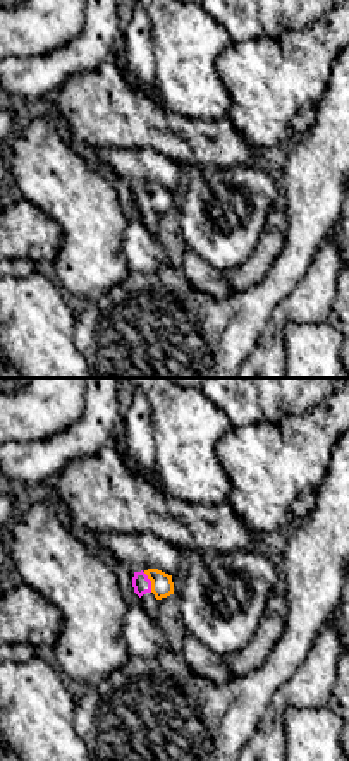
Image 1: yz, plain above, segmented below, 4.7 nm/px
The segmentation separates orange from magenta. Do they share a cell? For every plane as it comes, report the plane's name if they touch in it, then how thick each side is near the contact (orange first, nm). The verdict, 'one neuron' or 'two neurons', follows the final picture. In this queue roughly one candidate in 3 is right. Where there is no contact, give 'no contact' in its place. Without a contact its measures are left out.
yz | 110/90 nm

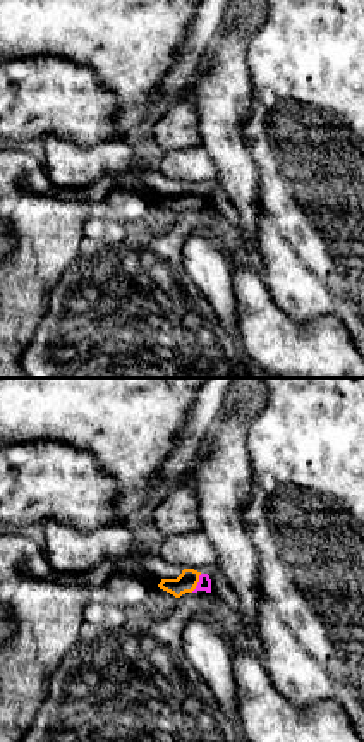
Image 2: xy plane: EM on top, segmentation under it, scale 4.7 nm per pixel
xy | 100/60 nm

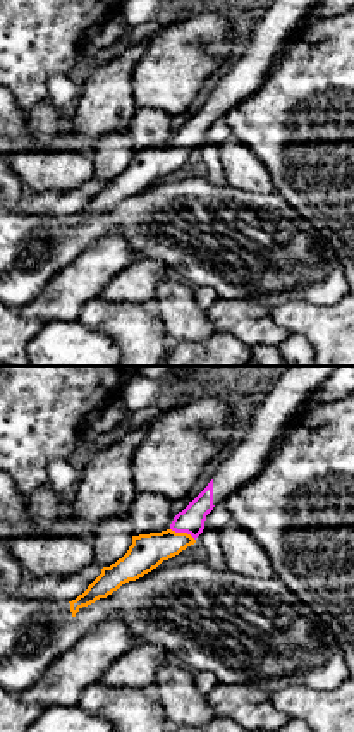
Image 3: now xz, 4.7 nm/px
xz | 160/120 nm

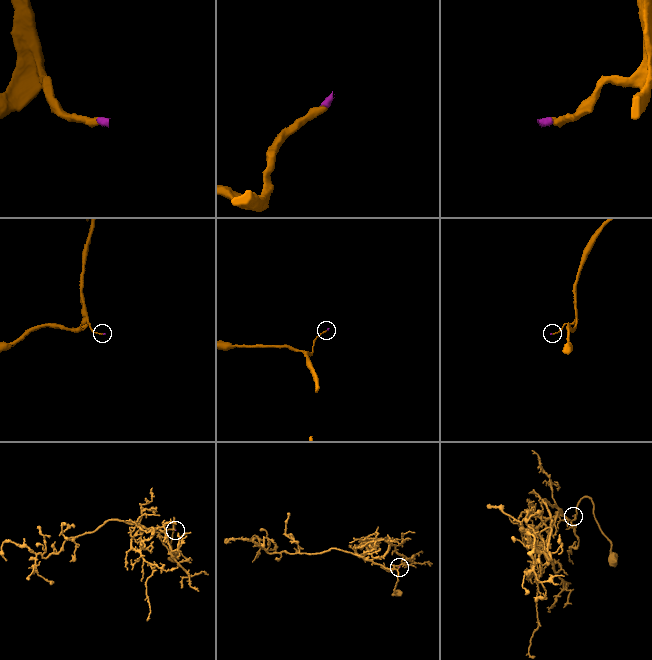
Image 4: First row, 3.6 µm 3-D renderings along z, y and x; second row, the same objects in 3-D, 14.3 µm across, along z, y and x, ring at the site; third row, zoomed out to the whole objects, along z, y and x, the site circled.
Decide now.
one neuron

